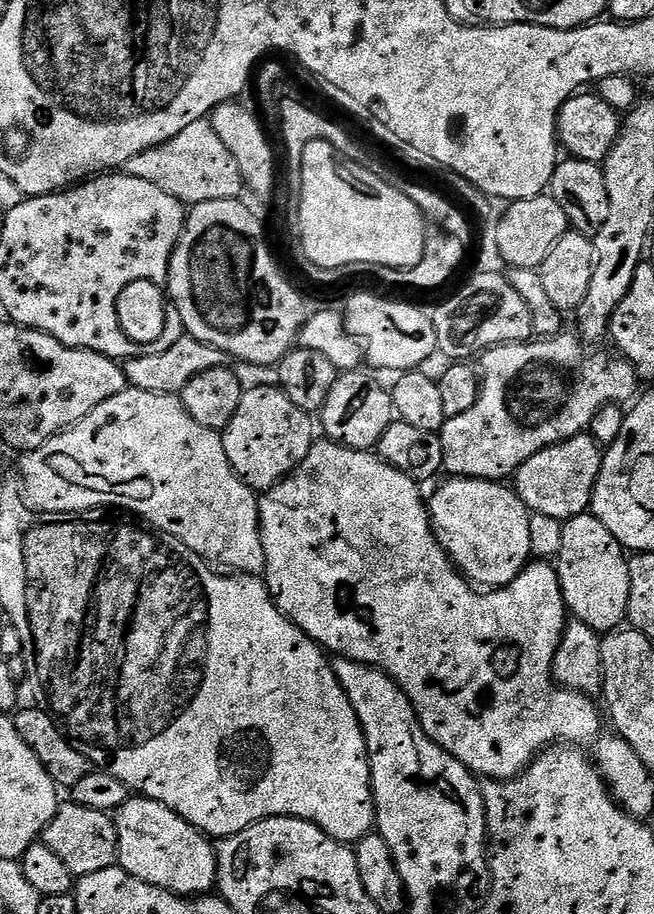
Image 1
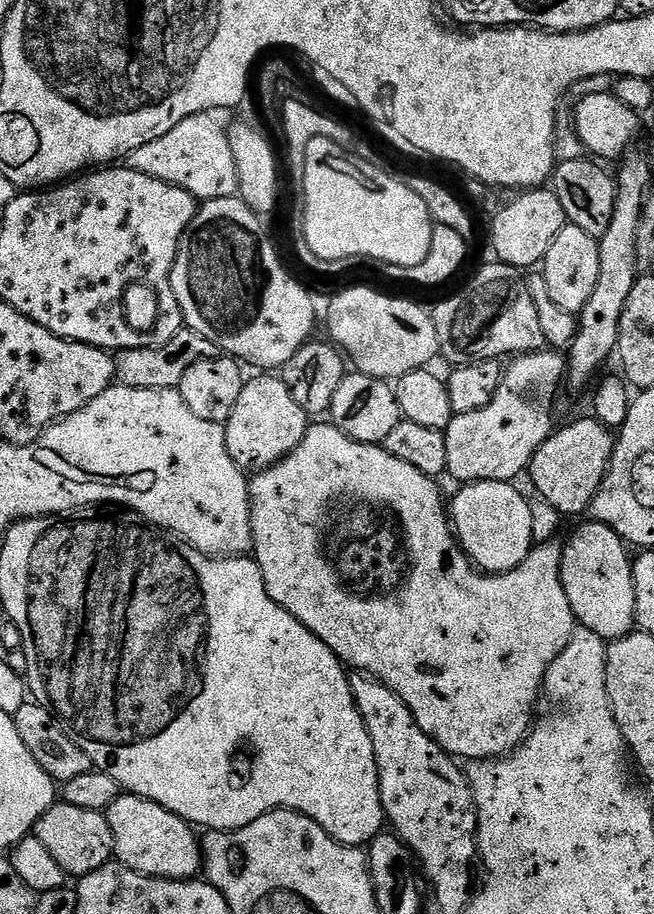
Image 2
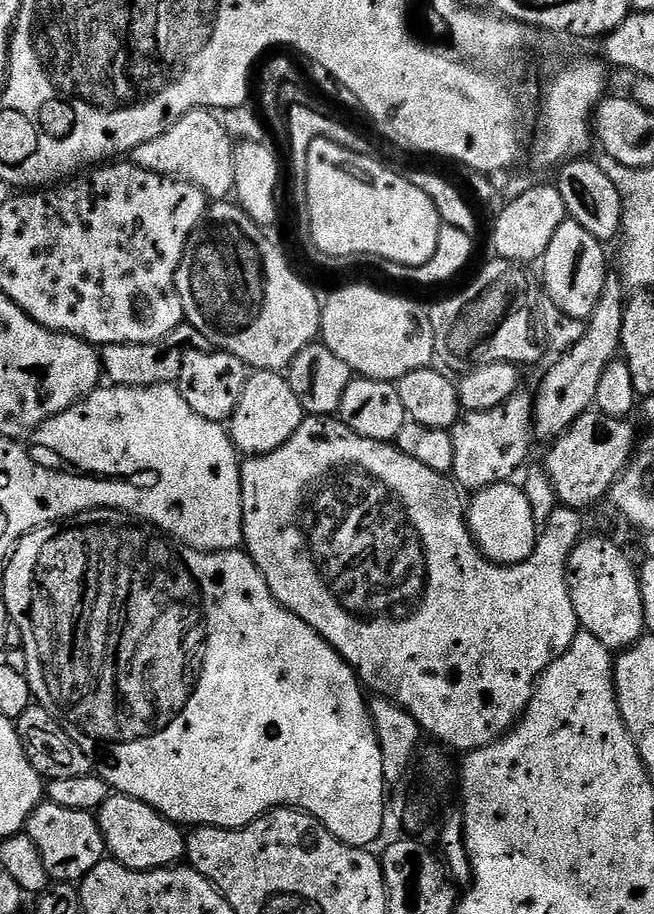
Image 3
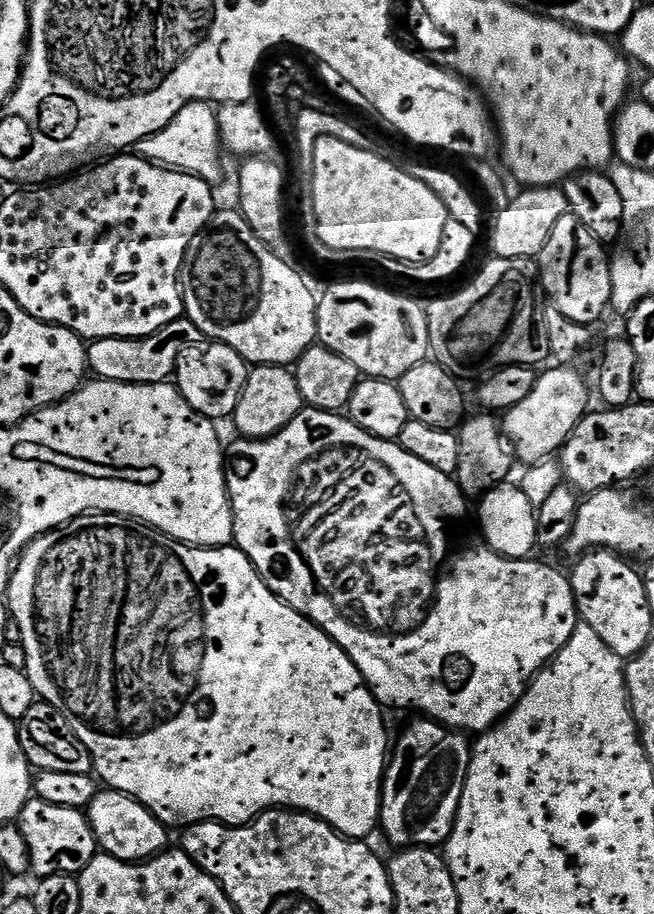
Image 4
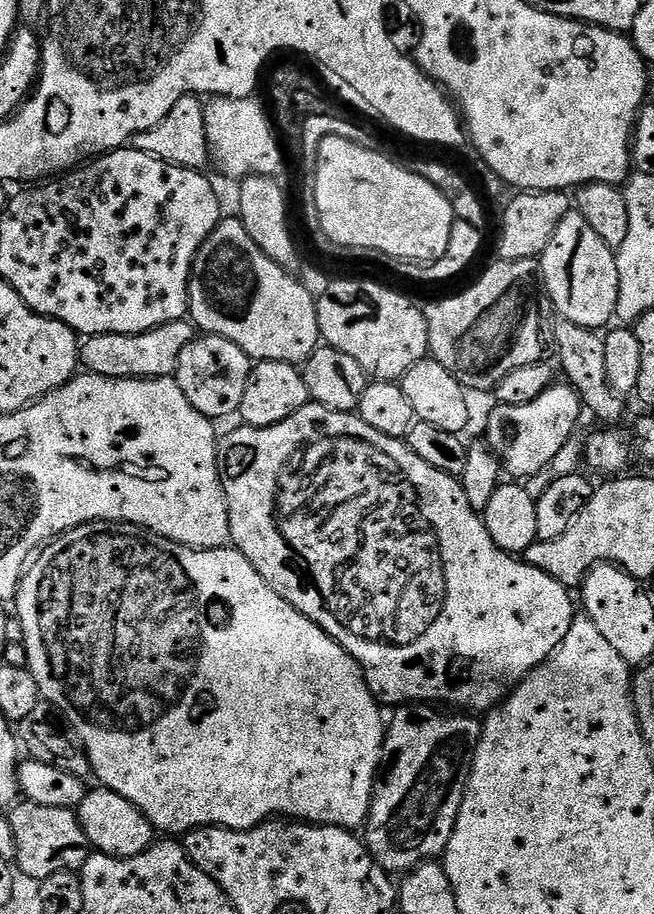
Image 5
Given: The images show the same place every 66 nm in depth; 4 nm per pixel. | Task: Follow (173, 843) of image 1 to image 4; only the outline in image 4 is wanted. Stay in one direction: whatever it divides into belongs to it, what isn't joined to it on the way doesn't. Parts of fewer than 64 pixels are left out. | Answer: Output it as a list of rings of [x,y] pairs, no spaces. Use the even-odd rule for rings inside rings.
[[[111,790],[97,791],[95,798],[88,804],[86,815],[94,830],[99,851],[103,855],[139,862],[151,860],[153,856],[160,855],[169,847],[169,829],[133,796]]]

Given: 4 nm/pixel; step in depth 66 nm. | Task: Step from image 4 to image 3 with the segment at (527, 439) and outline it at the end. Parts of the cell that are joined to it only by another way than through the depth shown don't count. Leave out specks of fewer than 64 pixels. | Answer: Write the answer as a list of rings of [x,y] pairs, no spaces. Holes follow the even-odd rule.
[[[609,275],[600,295],[594,314],[588,317],[582,338],[571,350],[563,353],[560,360],[548,372],[540,393],[534,396],[534,432],[547,442],[555,441],[557,436],[567,432],[570,425],[595,405],[595,394],[602,372],[617,359],[621,351],[622,322],[624,321],[624,306],[626,289],[619,275]]]

